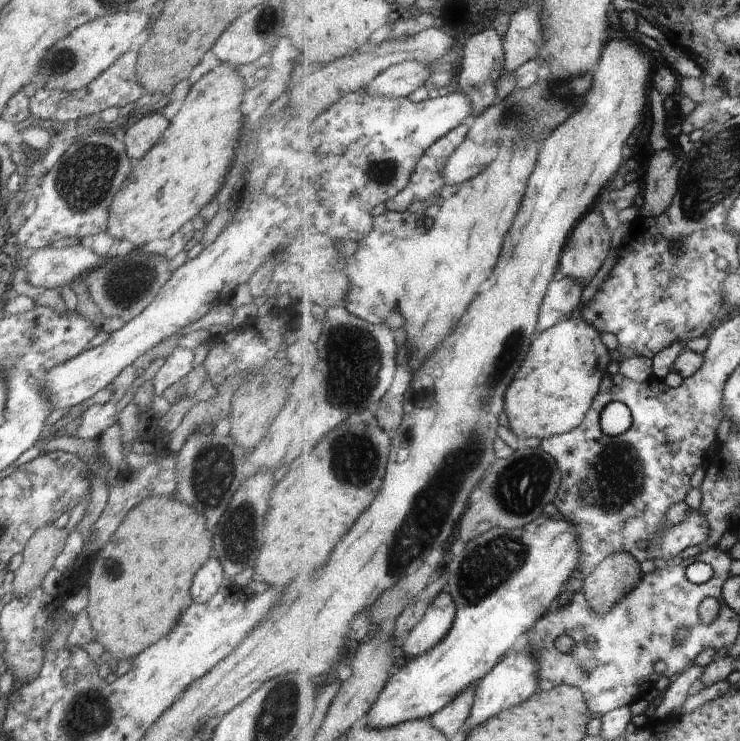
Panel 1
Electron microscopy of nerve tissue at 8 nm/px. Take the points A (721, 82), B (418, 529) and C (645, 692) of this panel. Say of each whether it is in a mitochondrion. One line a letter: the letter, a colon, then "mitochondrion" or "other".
A: other
B: mitochondrion
C: other

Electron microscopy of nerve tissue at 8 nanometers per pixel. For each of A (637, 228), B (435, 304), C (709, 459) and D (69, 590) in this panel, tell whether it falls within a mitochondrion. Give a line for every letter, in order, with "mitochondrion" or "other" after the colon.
A: other
B: other
C: other
D: other

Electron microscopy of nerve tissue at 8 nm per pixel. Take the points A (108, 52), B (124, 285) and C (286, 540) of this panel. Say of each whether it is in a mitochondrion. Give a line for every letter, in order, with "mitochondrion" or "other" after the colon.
A: other
B: mitochondrion
C: other

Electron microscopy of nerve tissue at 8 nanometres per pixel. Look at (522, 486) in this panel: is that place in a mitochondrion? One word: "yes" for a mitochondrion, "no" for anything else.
yes

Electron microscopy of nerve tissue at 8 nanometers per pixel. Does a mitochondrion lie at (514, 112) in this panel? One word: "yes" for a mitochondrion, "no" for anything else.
yes

